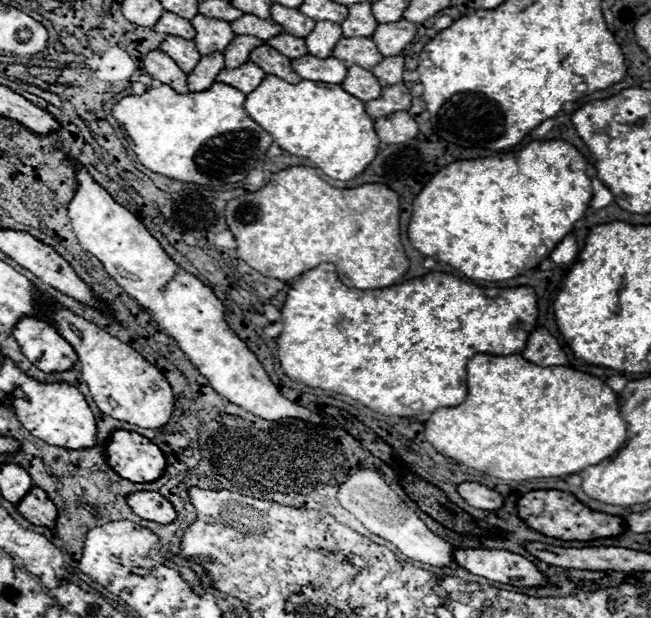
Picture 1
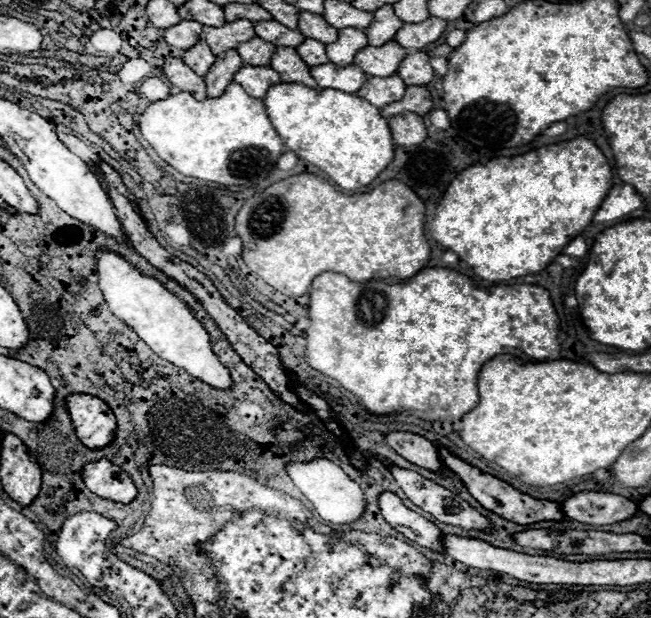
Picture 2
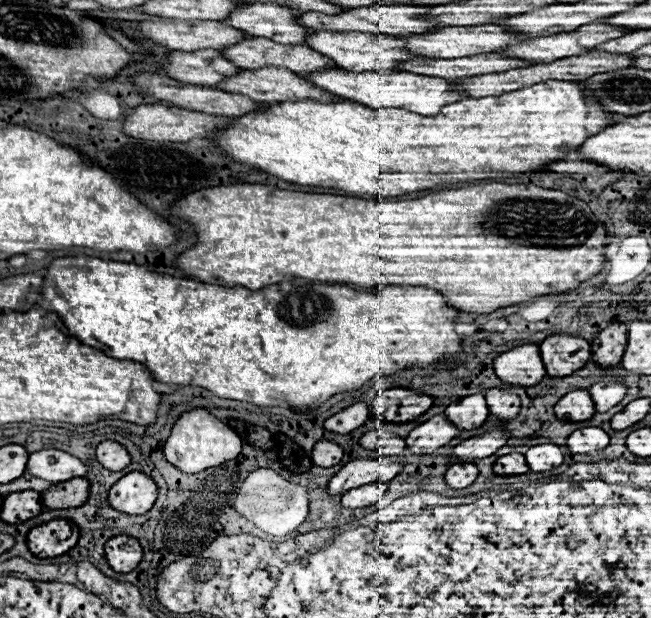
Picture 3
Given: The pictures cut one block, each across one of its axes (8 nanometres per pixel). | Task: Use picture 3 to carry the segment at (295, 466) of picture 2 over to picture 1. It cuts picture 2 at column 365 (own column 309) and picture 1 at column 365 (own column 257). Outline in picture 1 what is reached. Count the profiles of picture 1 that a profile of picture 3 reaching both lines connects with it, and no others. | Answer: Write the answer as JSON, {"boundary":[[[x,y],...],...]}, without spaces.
{"boundary":[[[358,470],[352,474],[338,490],[340,504],[352,512],[370,532],[382,536],[384,540],[392,542],[402,554],[412,560],[430,564],[434,568],[450,568],[454,564],[454,546],[444,538],[436,536],[416,514],[410,510],[400,496],[384,482],[384,478],[374,470]]]}

